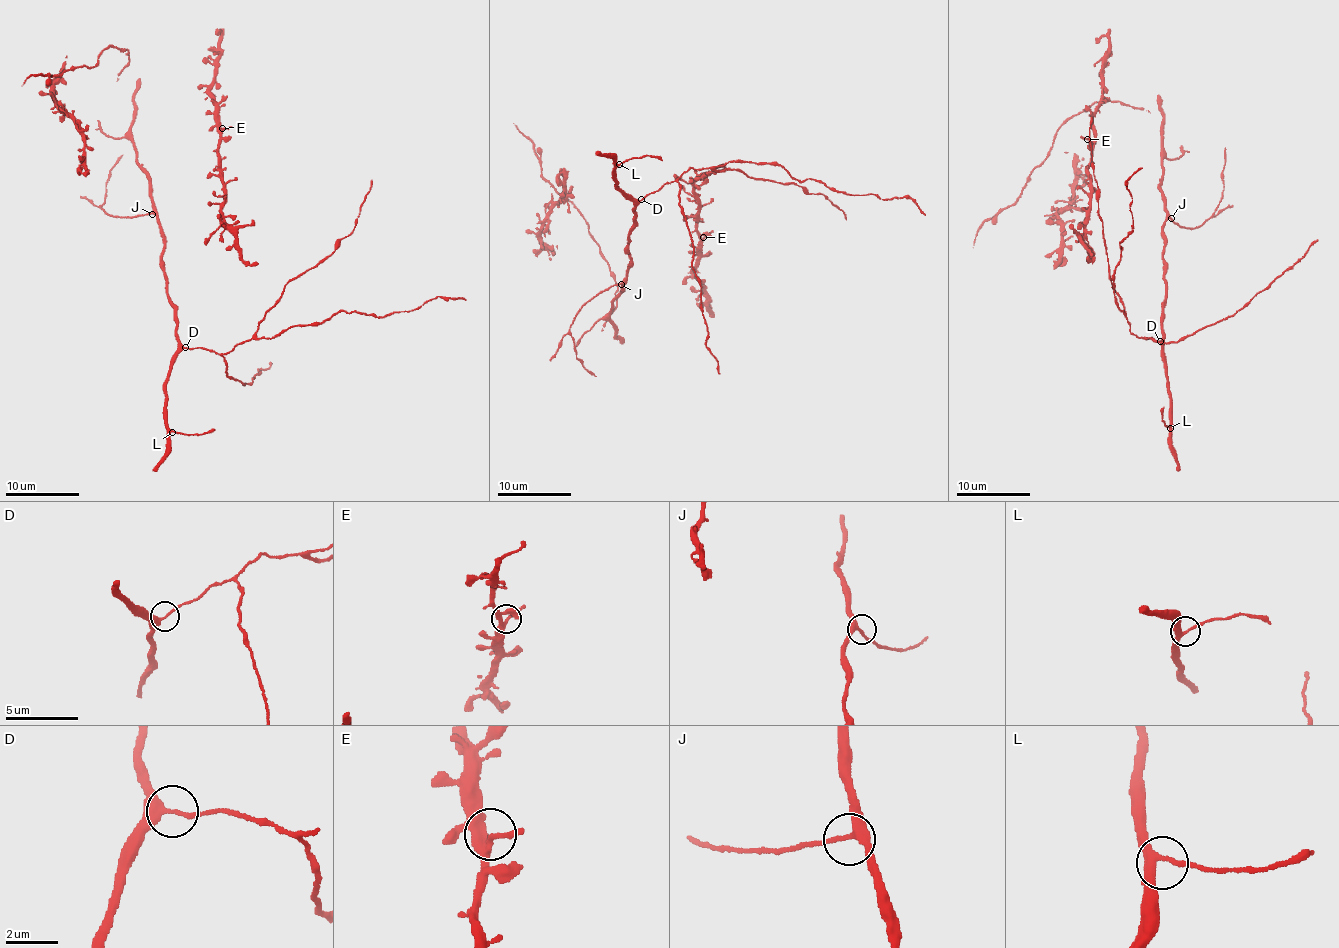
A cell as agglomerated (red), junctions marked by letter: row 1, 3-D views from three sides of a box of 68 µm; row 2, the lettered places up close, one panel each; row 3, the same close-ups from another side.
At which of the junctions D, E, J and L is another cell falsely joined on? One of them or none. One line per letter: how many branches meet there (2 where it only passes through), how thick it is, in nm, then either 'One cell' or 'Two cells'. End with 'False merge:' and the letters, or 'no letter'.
D: Branches: 3. Thickness 240 nm. One cell
E: Branches: 3. Thickness 150 nm. One cell
J: Branches: 3. Thickness 280 nm. One cell
L: Branches: 3. Thickness 240 nm. One cell
False merge: no letter

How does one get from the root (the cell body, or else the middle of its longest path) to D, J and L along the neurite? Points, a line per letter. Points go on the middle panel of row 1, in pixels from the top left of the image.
D: (630, 236), (634, 207), (642, 199)
J: (630, 236), (627, 251), (632, 267), (621, 284)
L: (630, 236), (628, 229), (633, 225), (634, 198), (618, 188), (614, 167), (619, 164)

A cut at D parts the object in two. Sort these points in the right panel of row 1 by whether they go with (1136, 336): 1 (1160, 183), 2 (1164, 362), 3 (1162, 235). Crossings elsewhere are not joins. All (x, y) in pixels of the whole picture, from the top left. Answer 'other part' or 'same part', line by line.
1: other part
2: other part
3: other part

